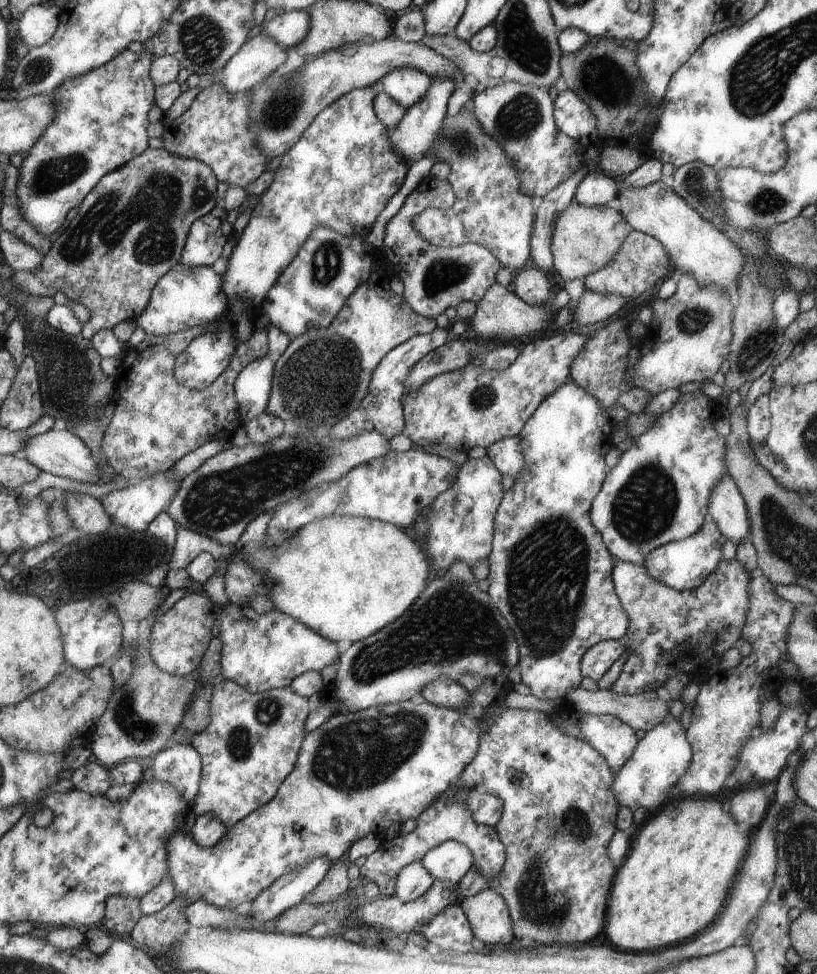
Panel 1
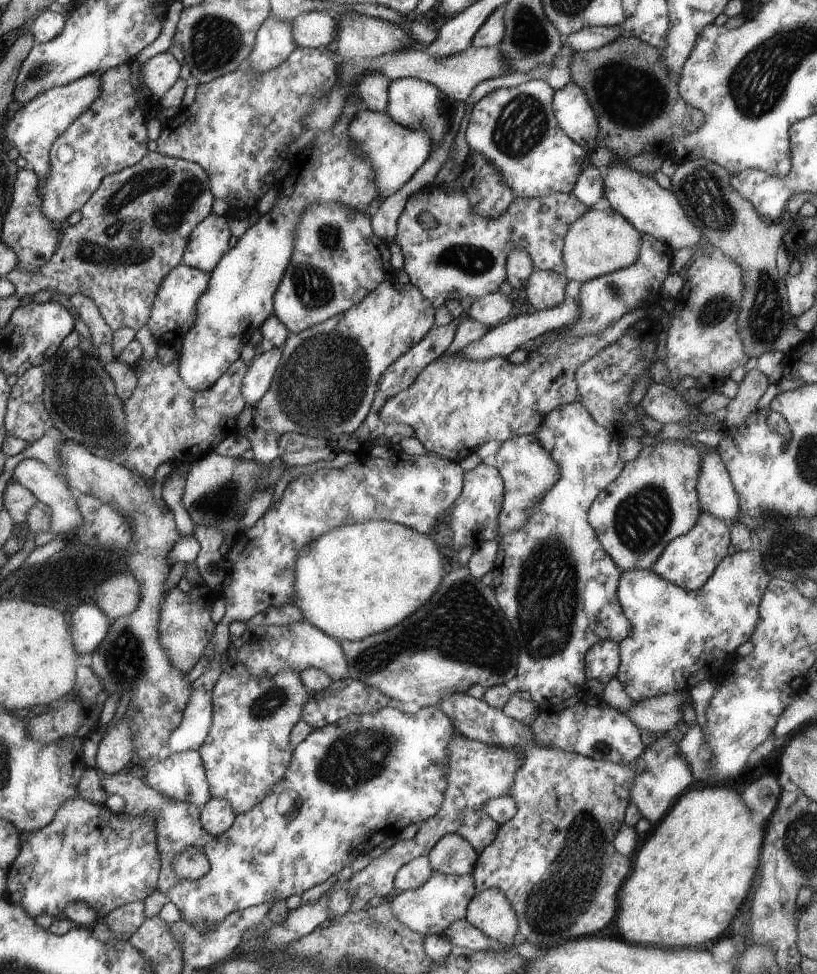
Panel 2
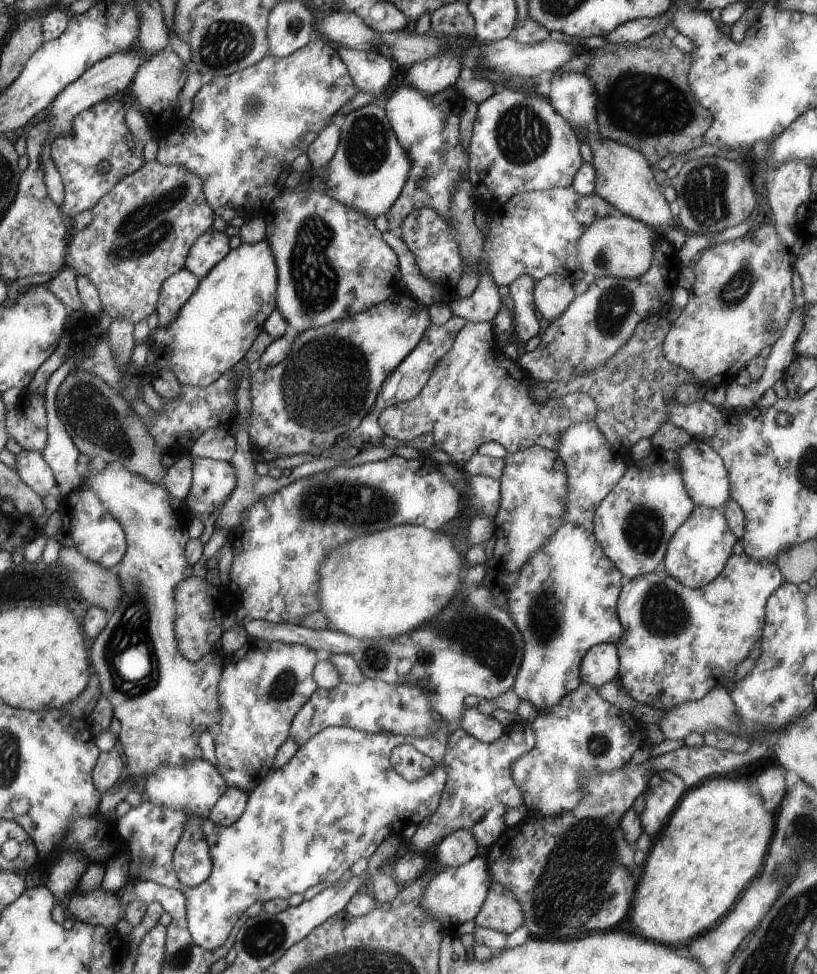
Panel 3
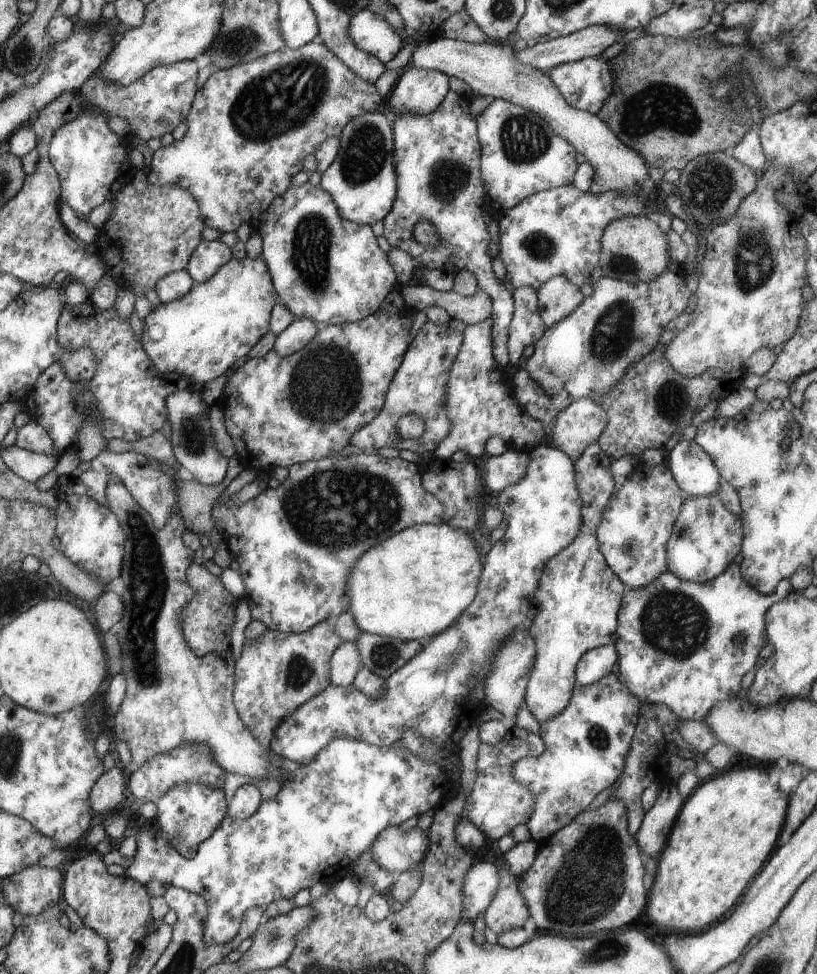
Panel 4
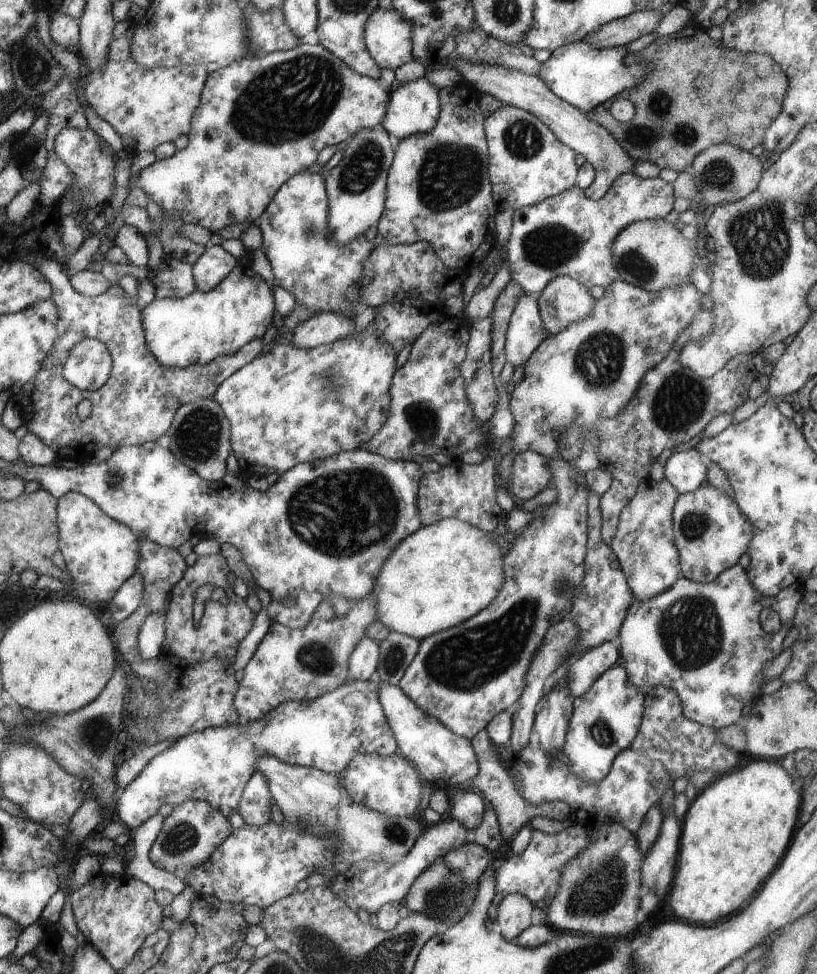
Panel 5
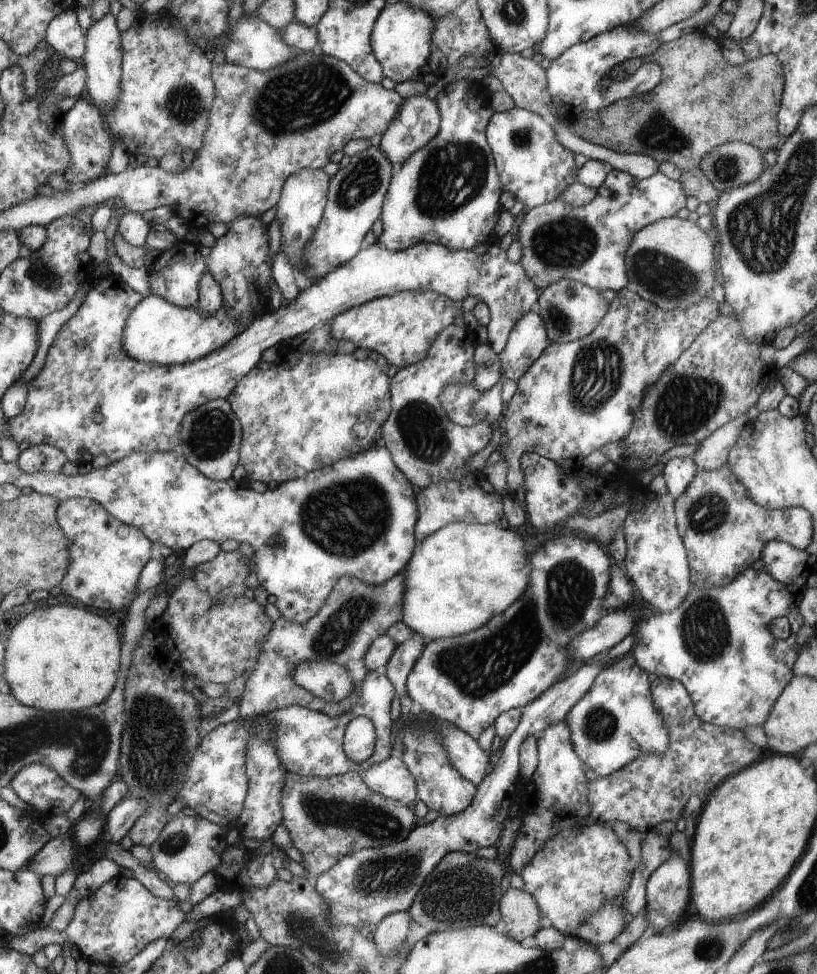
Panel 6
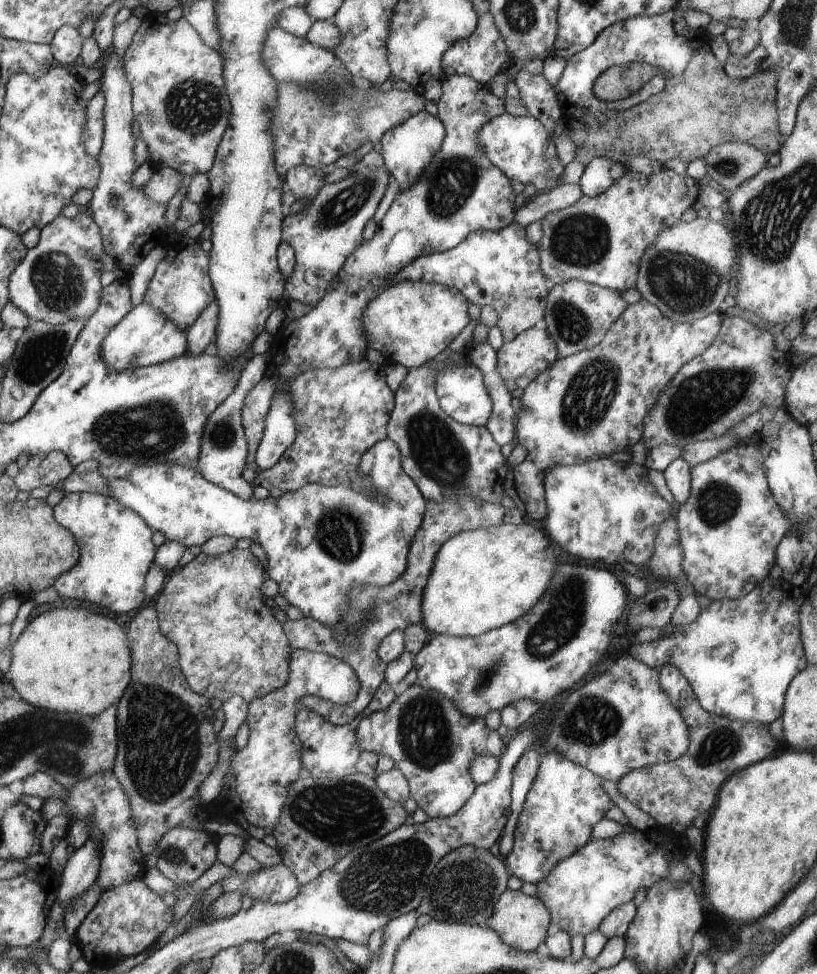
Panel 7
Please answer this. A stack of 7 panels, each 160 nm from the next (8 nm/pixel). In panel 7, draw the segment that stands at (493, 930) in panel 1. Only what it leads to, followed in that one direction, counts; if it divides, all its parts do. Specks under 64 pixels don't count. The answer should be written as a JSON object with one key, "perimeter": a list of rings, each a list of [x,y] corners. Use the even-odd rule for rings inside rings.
{"perimeter":[[[508,888],[496,902],[485,926],[500,934],[508,946],[529,953],[535,951],[542,942],[546,941],[546,932],[551,923],[551,911],[547,909],[547,905],[542,900],[526,895],[520,890],[513,891]]]}

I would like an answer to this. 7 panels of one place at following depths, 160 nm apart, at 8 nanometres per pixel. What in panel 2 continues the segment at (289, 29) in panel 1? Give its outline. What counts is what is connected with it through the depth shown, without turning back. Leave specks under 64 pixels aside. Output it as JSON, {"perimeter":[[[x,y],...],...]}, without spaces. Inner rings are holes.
{"perimeter":[[[310,11],[293,20],[293,37],[298,47],[331,48],[337,30],[337,20],[322,11]]]}

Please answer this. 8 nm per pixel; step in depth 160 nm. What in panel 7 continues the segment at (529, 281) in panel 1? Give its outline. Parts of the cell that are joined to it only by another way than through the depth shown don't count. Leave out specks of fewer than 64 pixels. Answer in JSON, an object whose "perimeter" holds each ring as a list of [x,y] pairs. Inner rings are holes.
{"perimeter":[[[578,279],[551,285],[550,289],[543,325],[558,347],[560,357],[594,348],[602,342],[612,323],[622,316],[624,309],[629,305],[620,291],[585,283]]]}

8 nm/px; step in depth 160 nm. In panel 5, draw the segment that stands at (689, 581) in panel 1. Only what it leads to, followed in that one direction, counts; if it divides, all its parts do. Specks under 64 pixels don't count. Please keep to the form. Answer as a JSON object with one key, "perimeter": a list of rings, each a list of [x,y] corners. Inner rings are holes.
{"perimeter":[[[708,480],[698,489],[679,494],[674,508],[675,543],[679,547],[684,578],[692,581],[709,583],[719,574],[738,563],[738,559],[749,549],[753,537],[753,526],[748,517],[740,510],[735,498],[726,491],[714,486]]]}

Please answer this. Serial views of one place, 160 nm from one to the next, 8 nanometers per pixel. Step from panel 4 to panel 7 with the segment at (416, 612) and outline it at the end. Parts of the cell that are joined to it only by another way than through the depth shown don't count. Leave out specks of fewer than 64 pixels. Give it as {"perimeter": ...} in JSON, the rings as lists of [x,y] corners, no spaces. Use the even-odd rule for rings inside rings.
{"perimeter":[[[530,522],[480,527],[449,538],[436,555],[435,568],[432,569],[427,588],[423,592],[423,622],[420,625],[408,625],[403,630],[406,650],[417,655],[432,634],[475,637],[513,623],[539,604],[544,593],[551,588],[558,568],[550,537],[542,527],[536,527]]]}

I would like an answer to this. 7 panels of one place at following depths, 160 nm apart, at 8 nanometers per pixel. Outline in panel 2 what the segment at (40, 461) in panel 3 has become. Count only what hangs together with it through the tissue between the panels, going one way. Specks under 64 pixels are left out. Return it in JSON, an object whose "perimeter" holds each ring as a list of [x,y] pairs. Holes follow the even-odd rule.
{"perimeter":[[[36,459],[22,460],[16,466],[12,481],[18,481],[24,488],[27,488],[37,498],[38,504],[46,504],[52,510],[51,525],[48,532],[58,534],[74,533],[74,530],[83,525],[82,512],[79,510],[78,503],[75,502],[76,492],[64,482],[62,476],[56,471],[46,466],[43,462]]]}

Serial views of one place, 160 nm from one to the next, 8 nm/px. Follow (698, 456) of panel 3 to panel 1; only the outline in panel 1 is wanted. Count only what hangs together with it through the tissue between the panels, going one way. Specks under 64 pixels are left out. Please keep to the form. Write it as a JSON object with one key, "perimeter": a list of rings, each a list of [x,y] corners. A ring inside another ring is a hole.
{"perimeter":[[[724,475],[712,490],[707,514],[713,518],[720,532],[737,544],[747,538],[750,521],[747,506],[736,481]]]}

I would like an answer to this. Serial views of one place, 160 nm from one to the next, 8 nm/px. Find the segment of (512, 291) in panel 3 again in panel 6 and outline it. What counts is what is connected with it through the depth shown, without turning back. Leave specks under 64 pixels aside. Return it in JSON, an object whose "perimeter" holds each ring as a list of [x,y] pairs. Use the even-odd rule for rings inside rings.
{"perimeter":[[[525,313],[512,329],[506,348],[499,354],[504,378],[517,382],[524,377],[550,344],[546,323],[539,313]]]}

